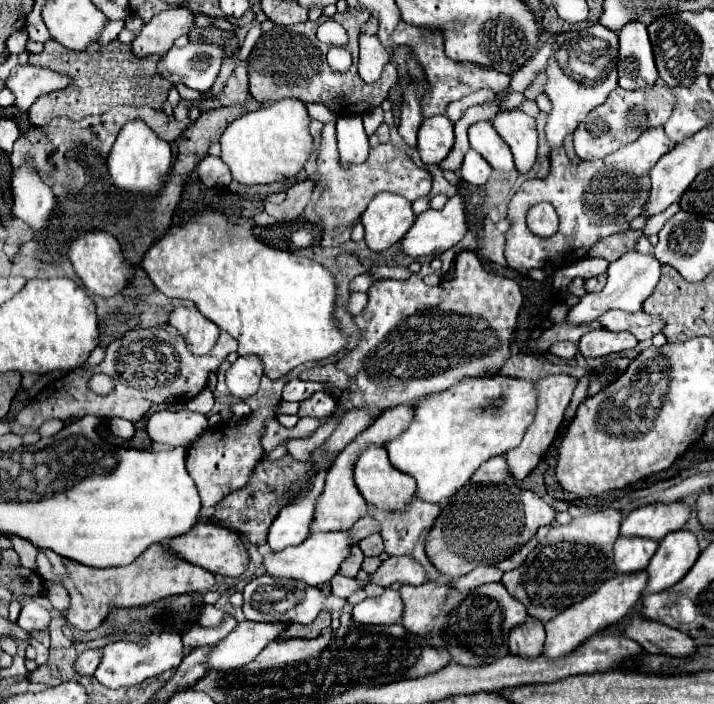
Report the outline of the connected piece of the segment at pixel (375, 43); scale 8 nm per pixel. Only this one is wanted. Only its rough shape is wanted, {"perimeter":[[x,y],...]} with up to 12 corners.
{"perimeter":[[377,36],[359,38],[359,76],[379,80],[389,52]]}

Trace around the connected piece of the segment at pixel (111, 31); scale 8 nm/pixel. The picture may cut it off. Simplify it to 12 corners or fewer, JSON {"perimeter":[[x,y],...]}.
{"perimeter":[[109,20],[97,44],[107,46],[123,30],[123,22]]}

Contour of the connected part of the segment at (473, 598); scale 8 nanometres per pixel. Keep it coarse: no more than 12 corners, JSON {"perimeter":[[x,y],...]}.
{"perimeter":[[501,584],[401,586],[401,624],[461,666],[509,654],[525,606]]}

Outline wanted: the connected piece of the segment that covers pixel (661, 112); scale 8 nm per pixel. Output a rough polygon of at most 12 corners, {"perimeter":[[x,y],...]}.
{"perimeter":[[615,88],[573,134],[581,160],[605,158],[663,126],[673,88]]}

